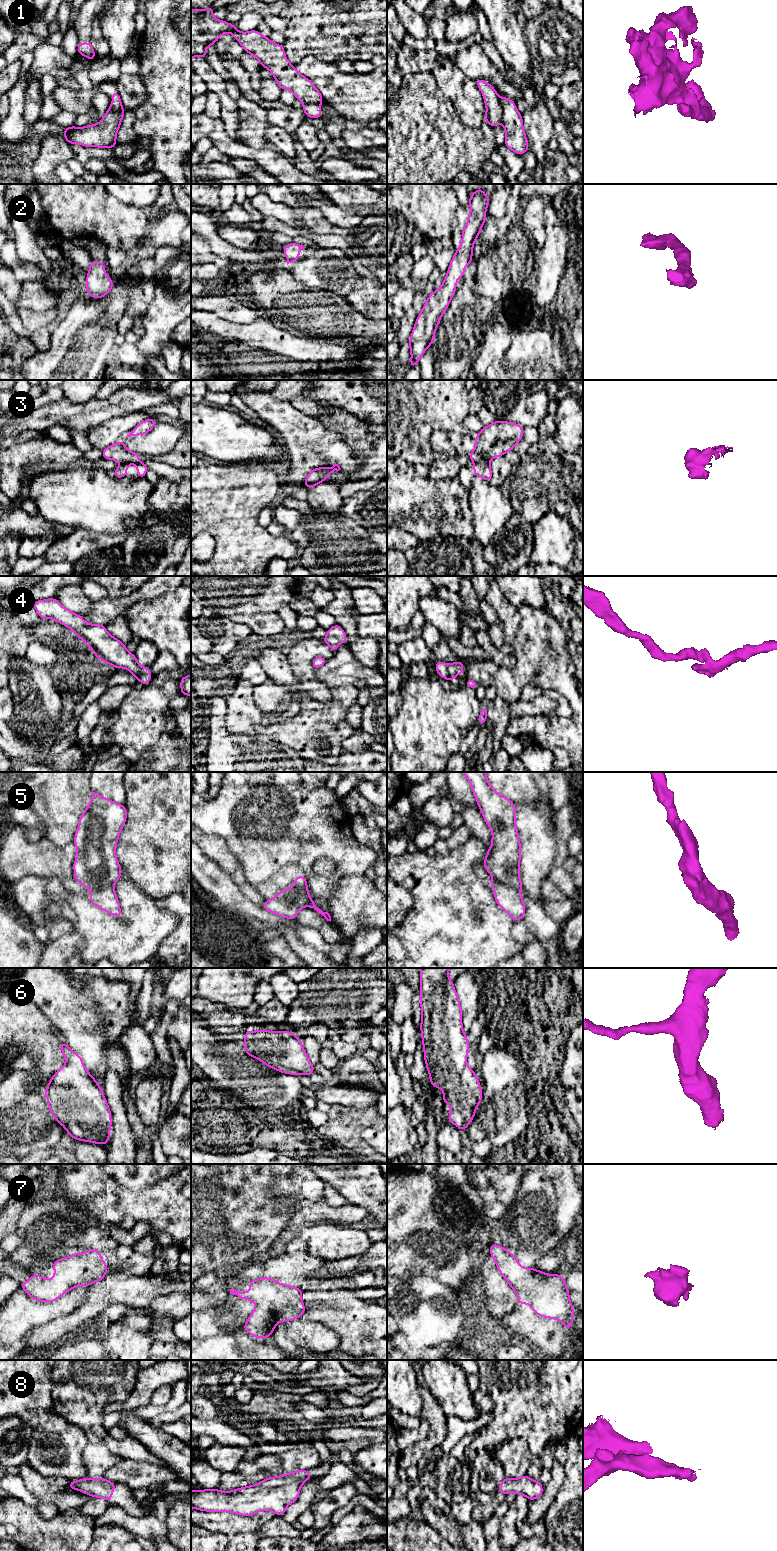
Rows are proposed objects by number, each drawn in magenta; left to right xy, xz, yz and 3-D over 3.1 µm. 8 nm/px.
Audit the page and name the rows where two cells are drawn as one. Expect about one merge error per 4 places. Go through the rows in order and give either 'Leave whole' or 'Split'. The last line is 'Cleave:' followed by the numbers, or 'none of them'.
1: Split
2: Leave whole
3: Split
4: Leave whole
5: Split
6: Leave whole
7: Leave whole
8: Leave whole
Cleave: 1, 3, 5

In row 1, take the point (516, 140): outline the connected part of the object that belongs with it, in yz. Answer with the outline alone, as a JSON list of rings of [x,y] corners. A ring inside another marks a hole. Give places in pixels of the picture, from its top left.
[[[502,96],[502,124],[505,129],[505,146],[518,155],[529,150],[528,140],[522,123],[522,114],[516,108],[516,103]]]

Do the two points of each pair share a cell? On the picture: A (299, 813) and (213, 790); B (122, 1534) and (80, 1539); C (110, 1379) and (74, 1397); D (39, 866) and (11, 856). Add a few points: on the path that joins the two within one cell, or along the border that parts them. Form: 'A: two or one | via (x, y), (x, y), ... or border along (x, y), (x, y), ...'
A: two | border along (223, 782), (220, 791), (213, 798), (207, 800)
B: two | border along (94, 1528), (91, 1540)
C: one | via (101, 1384), (86, 1397), (83, 1397)
D: one | via (32, 859), (18, 857)

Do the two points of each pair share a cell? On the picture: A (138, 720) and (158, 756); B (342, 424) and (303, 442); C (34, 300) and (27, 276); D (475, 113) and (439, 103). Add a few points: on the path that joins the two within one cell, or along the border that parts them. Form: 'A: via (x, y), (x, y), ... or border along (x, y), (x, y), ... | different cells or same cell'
A: border along (165, 730), (157, 742), (144, 751), (138, 761) | different cells
B: border along (315, 417), (327, 429), (339, 430), (344, 433) | different cells
C: border along (33, 281), (25, 281), (22, 284) | different cells
D: border along (439, 89), (451, 102), (461, 121), (468, 126) | different cells

